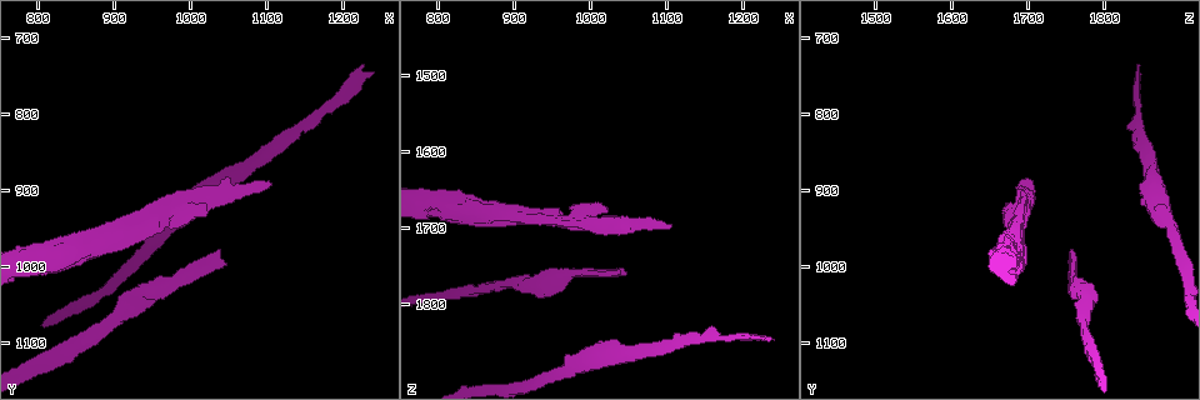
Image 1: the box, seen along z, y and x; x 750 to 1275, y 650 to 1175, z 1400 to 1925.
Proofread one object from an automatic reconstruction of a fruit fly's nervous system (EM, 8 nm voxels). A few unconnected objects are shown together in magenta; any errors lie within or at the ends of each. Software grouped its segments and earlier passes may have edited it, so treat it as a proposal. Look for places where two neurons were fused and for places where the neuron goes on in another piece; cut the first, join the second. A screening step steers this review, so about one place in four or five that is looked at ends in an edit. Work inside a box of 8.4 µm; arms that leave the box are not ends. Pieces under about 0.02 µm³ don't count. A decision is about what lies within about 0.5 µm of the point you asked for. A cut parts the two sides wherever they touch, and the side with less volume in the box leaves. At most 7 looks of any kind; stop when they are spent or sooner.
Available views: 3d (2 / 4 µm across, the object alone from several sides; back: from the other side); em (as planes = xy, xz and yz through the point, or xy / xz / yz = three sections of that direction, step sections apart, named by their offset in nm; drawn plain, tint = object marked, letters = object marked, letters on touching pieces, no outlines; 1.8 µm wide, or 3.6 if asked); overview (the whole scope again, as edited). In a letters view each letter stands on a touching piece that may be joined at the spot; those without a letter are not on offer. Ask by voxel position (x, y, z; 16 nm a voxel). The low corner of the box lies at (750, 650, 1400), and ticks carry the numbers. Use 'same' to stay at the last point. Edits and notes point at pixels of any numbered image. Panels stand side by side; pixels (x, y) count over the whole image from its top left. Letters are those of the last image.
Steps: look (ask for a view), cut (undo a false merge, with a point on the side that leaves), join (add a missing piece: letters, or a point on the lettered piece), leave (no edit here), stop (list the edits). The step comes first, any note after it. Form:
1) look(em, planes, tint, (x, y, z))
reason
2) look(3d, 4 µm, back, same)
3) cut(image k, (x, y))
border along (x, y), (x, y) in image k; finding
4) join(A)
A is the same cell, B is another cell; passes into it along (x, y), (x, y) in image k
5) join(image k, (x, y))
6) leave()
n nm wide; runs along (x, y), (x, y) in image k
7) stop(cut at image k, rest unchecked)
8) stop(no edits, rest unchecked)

look(3d, 4 µm, (1240, 745, 1850))
an open end

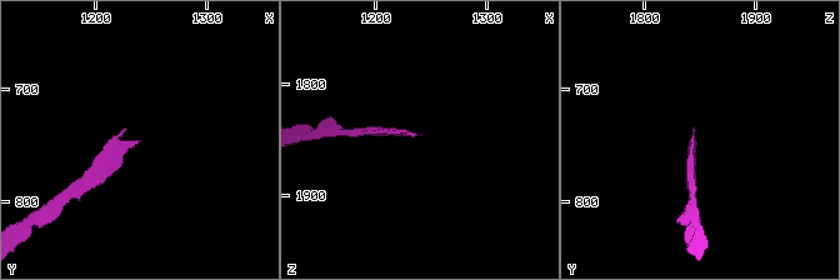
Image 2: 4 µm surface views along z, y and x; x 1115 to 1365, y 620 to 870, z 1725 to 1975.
look(em, planes, letters, (1242, 744, 1846))
need the tissue

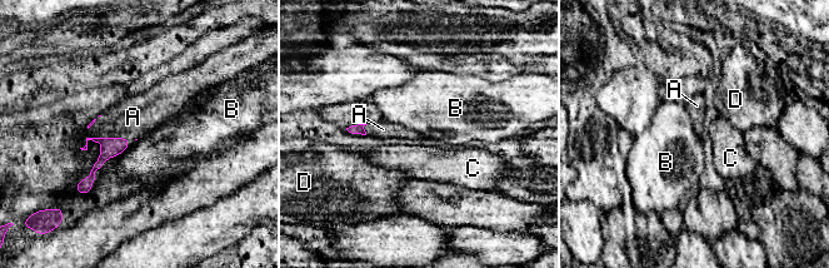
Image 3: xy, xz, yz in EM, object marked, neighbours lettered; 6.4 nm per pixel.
join(A)
A touches over 280 nm; A is the same cell, B, C and D are other cells; passes into it along (110, 147), (111, 138), (133, 117) in image 3; it goes on there

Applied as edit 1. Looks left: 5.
look(em, 3.6 µm, planes, letters, (1040, 980, 1760))
an open end

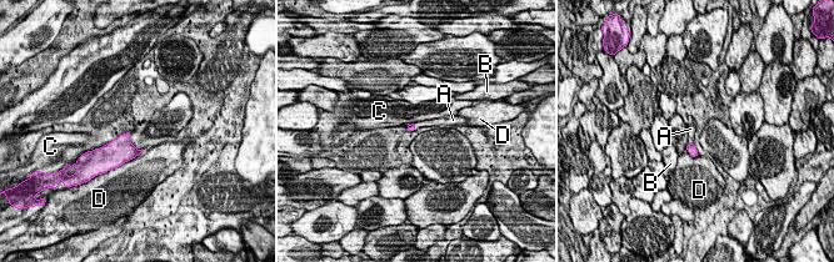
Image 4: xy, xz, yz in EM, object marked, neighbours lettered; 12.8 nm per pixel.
join(A)
100 nm wide; A is the same cell, B, C and D are other cells; the neuron continues

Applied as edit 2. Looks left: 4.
look(3d, 4 µm, (915, 1055, 1770))

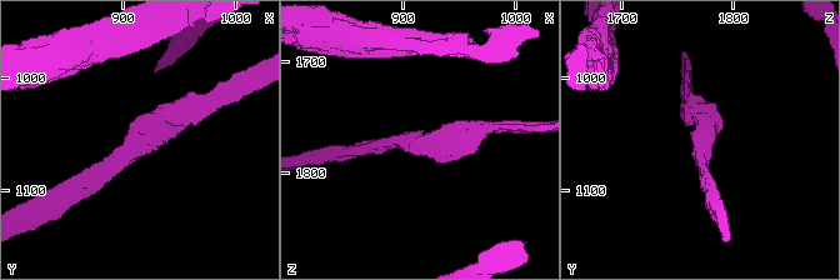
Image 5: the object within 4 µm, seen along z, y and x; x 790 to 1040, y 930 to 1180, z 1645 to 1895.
look(em, planes, letters, (910, 1058, 1774))
arms of 200, 400 nm; shape alone is not enough

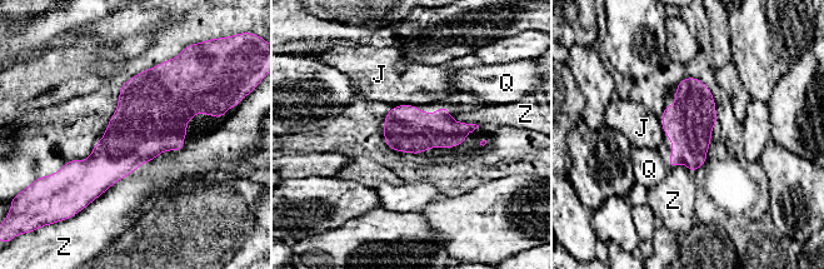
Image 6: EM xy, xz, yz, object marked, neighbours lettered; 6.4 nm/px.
leave()
J, Q and Z are other cells; border along (144, 163), (110, 185), (85, 207) in image 6; all the same neuron

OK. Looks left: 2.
stop(join at image 3, join at image 4, rest unchecked)

